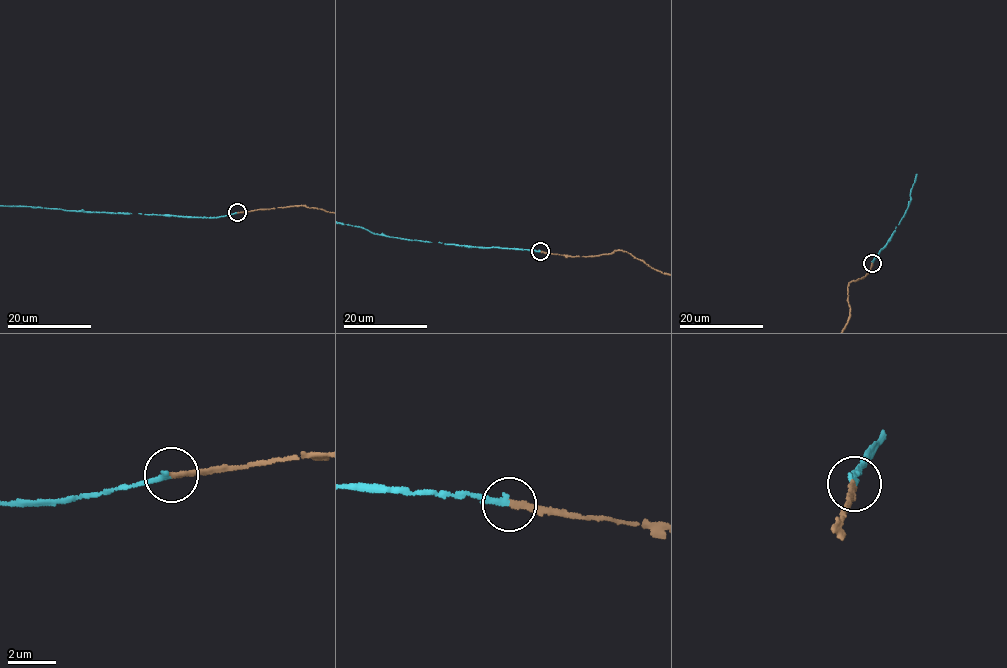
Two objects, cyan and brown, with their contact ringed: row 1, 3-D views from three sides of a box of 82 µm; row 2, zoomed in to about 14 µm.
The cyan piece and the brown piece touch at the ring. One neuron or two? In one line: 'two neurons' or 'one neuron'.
one neuron

